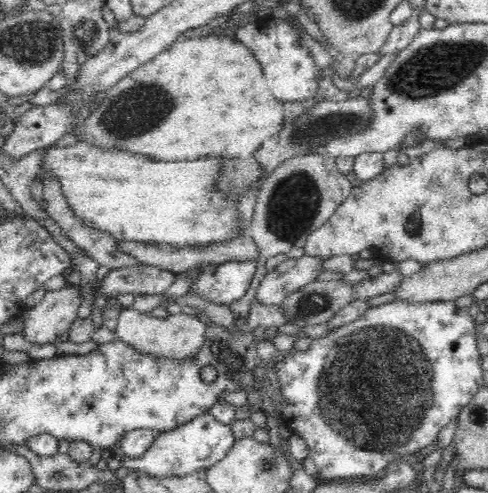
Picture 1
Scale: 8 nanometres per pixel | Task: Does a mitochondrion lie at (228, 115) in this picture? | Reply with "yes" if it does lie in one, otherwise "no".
no

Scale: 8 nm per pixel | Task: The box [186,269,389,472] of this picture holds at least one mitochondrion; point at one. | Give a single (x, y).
(318, 301)

